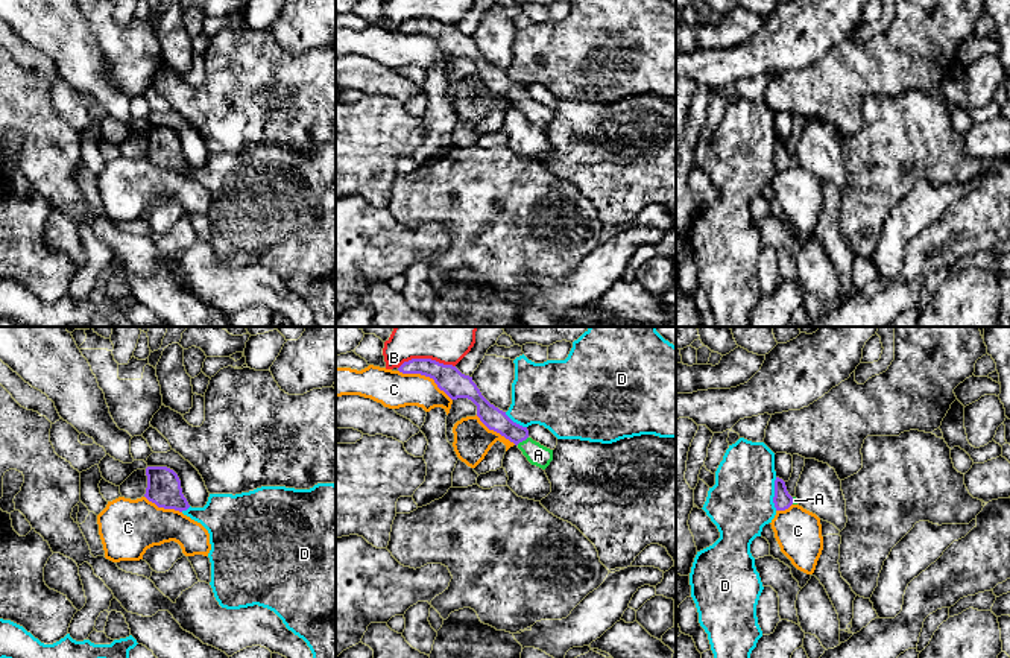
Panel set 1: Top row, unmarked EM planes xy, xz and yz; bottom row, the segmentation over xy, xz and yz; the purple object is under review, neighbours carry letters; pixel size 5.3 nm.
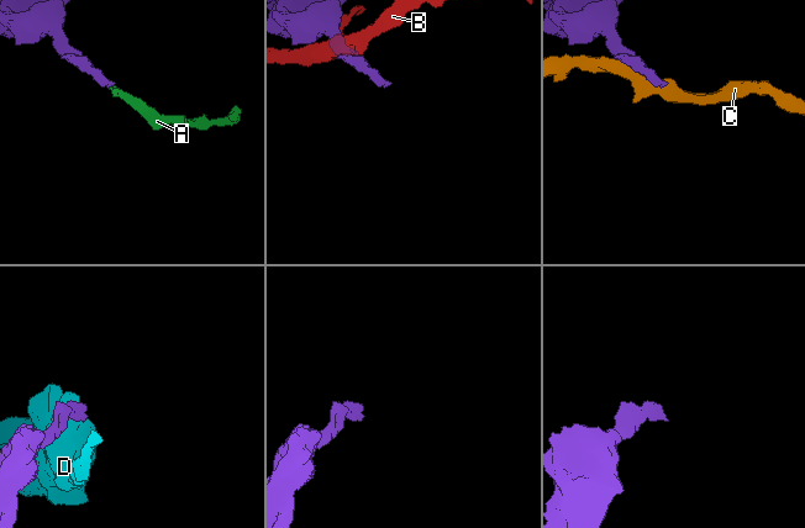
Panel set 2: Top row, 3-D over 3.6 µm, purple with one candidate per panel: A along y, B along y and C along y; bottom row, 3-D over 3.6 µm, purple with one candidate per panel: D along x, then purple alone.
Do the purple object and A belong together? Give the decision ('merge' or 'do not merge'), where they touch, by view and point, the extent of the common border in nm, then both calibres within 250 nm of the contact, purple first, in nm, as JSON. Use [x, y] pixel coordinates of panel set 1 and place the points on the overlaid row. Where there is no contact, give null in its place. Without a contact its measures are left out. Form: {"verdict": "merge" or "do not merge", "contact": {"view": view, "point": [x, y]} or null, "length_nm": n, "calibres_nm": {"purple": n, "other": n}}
{"verdict": "merge", "contact": {"view": "xz", "point": [521, 441]}, "length_nm": 80, "calibres_nm": {"purple": 120, "other": 120}}

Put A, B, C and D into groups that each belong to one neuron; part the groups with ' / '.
A / B / C / D

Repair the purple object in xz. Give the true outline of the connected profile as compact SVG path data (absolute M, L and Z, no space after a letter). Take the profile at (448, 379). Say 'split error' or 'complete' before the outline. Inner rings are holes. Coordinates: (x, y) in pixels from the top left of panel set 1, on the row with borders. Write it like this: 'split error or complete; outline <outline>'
split error; outline M412 359L399 368L402 374L421 374L434 380L451 400L468 398L477 406L477 416L489 429L513 442L532 465L545 470L553 460L553 450L529 436L527 427L513 422L506 412L491 404L480 392L472 377L462 374L453 365L431 359Z

